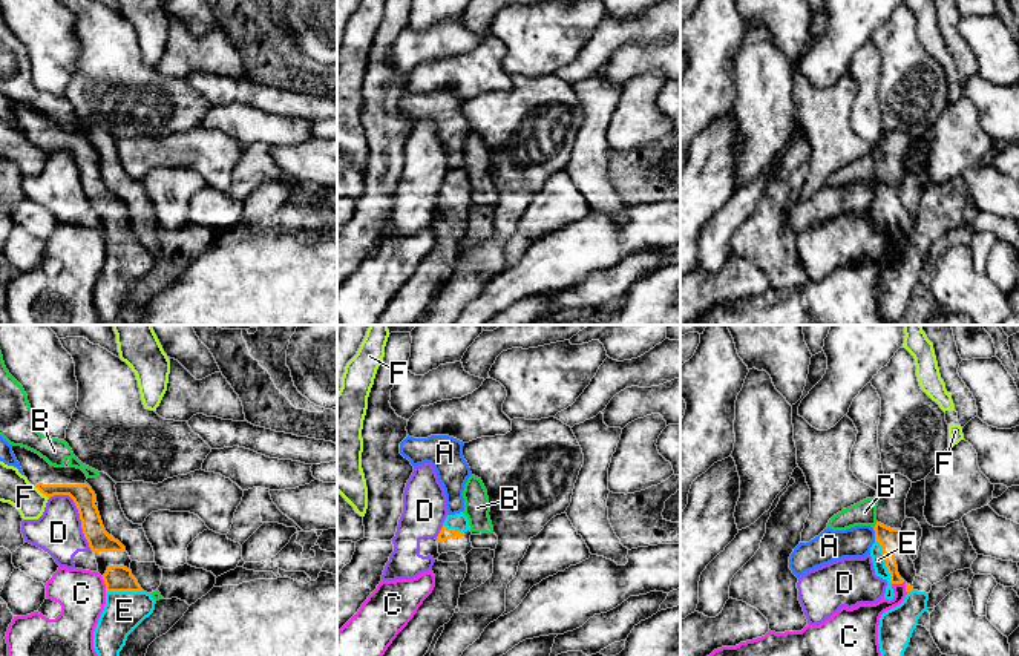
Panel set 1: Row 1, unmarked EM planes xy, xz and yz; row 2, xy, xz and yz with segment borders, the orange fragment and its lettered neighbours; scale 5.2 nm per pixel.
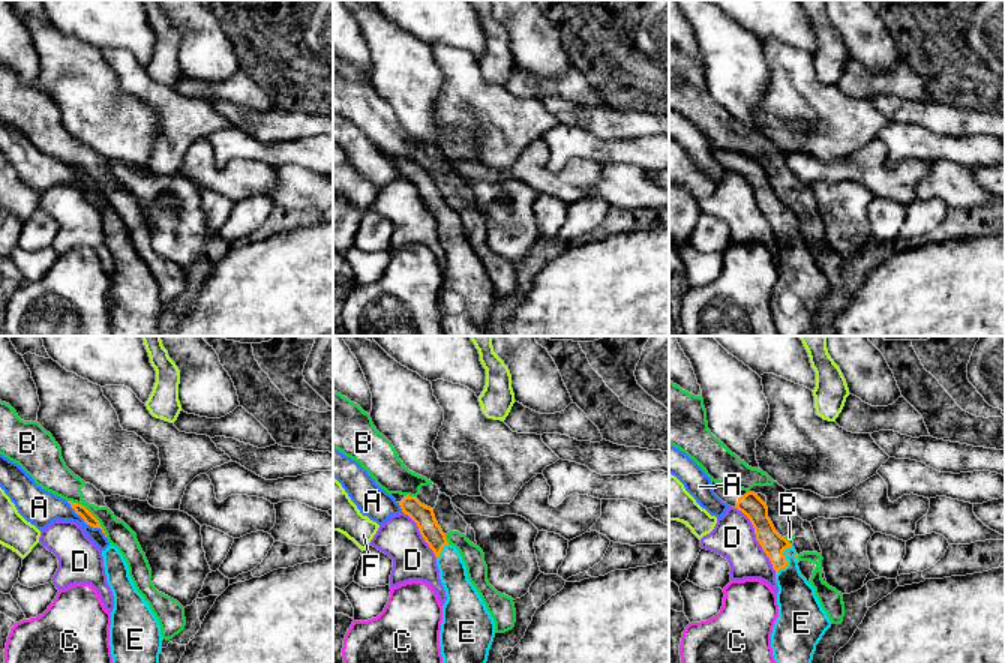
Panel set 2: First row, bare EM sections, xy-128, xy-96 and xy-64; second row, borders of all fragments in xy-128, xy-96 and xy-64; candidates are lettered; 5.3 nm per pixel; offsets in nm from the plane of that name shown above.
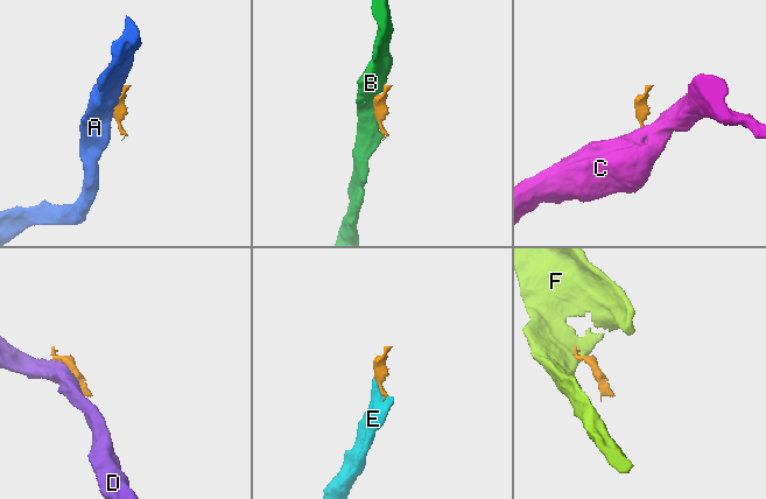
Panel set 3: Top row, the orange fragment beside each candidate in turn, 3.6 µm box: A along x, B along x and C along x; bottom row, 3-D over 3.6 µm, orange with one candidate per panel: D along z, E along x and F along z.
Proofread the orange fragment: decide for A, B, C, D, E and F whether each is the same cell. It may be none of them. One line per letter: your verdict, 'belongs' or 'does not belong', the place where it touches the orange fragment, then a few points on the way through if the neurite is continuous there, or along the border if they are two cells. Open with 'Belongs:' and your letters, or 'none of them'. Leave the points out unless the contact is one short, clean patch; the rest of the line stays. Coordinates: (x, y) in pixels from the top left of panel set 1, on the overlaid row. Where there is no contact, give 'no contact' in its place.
Belongs: E
A: does not belong | yz (875, 534) | along yz (872, 528), (875, 540)
B: does not belong | yz (875, 524)
C: does not belong | yz (903, 581)
D: does not belong | xy (80, 515)
E: belongs | yz (886, 561) | across yz (889, 538), (886, 561), (877, 554)
F: does not belong | xy (42, 492)

